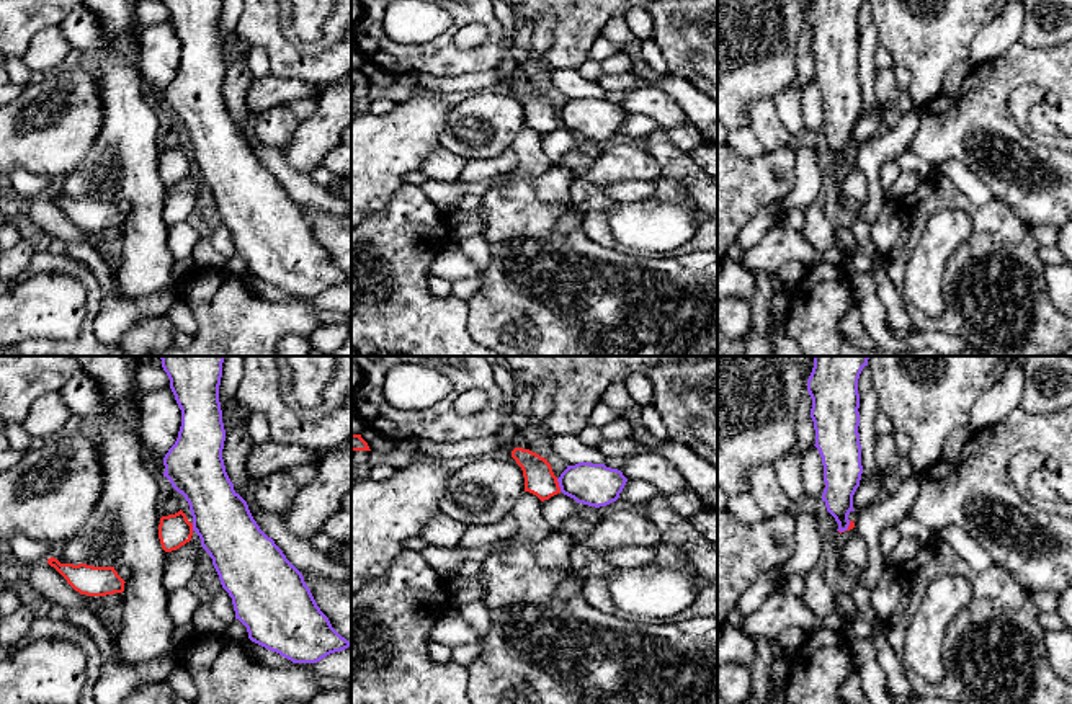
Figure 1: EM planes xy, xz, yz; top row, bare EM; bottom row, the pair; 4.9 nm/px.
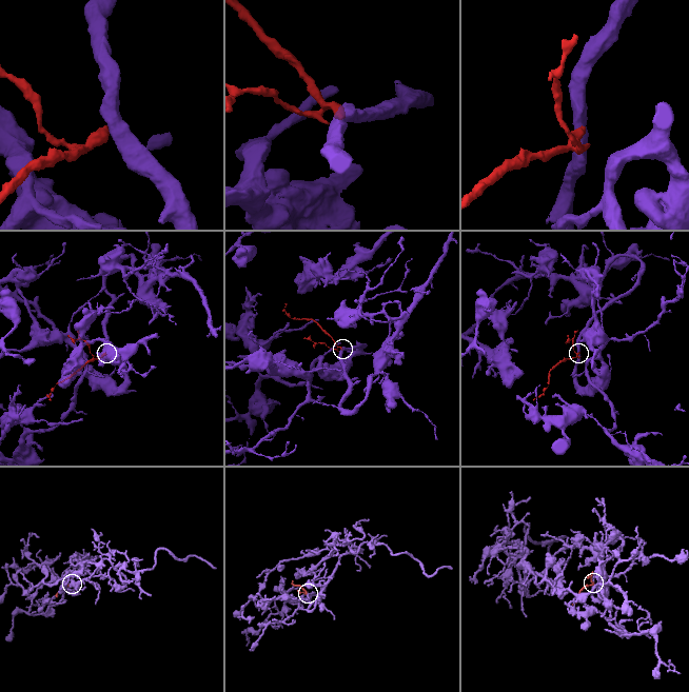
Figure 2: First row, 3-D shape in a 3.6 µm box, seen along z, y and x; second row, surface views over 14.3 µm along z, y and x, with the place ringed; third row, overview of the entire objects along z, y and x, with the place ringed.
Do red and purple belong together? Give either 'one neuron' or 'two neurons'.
two neurons

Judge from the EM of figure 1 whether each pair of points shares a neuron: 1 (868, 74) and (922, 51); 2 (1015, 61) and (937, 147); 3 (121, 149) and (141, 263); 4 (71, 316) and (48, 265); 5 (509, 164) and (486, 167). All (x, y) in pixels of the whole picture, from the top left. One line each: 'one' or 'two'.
1: two
2: one
3: one
4: two
5: one

